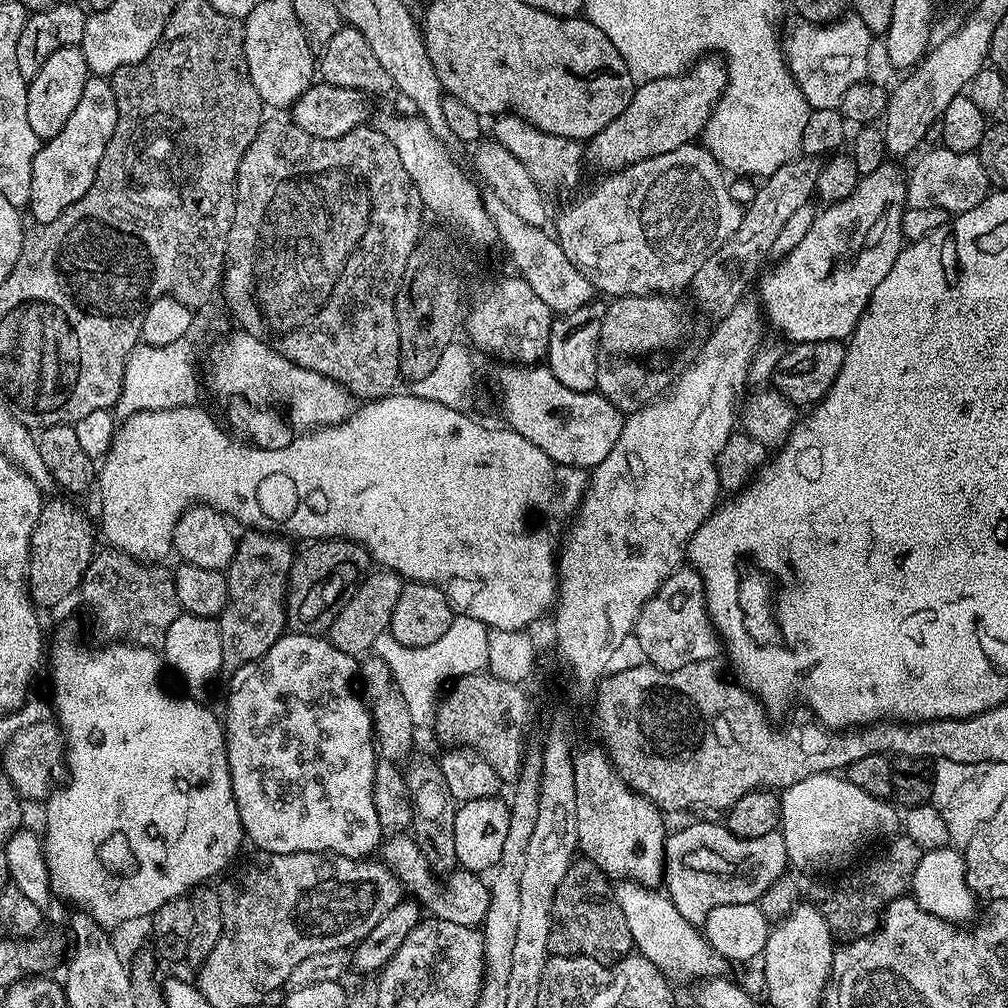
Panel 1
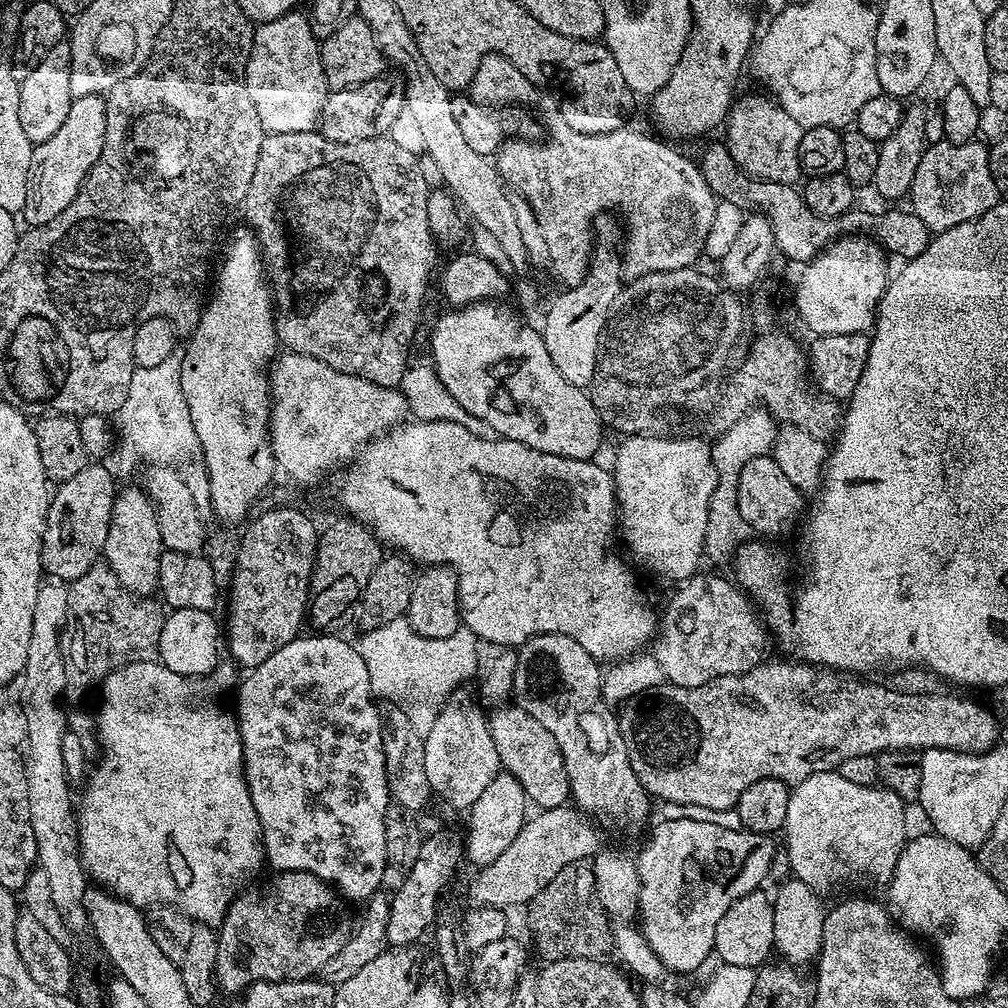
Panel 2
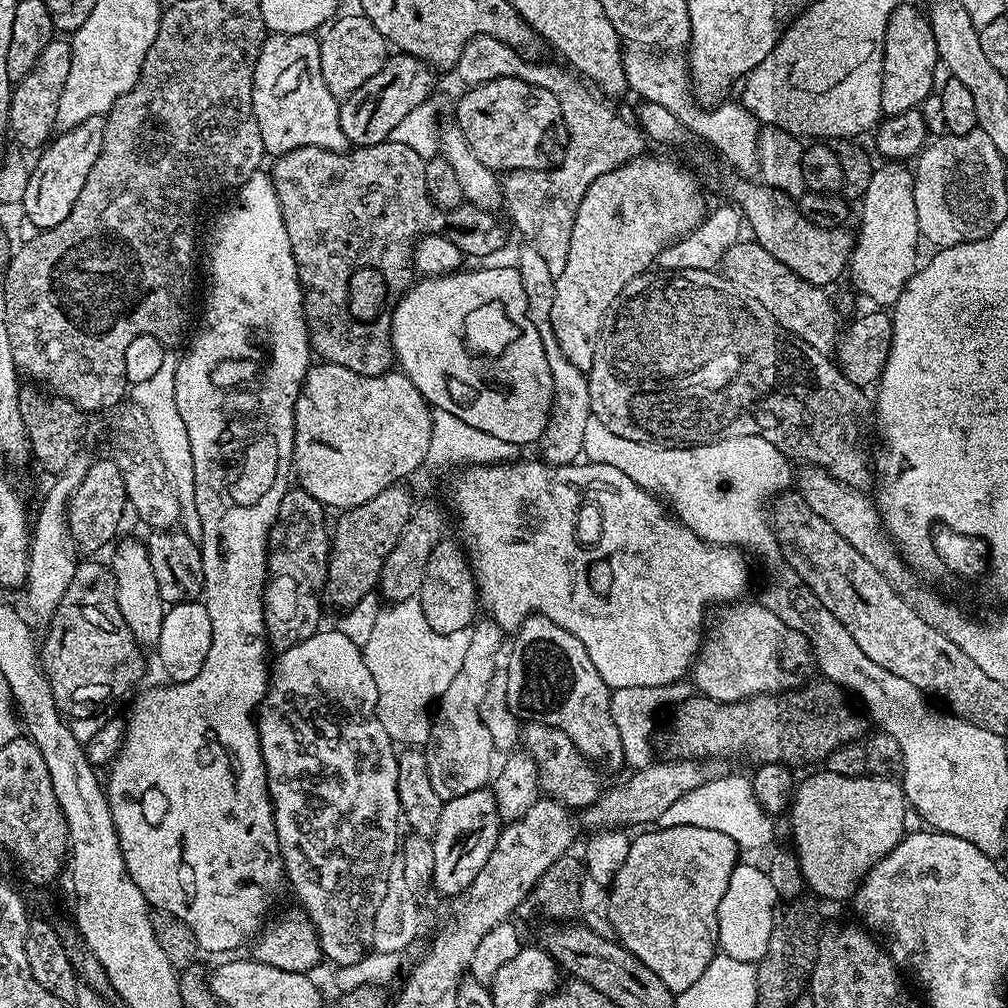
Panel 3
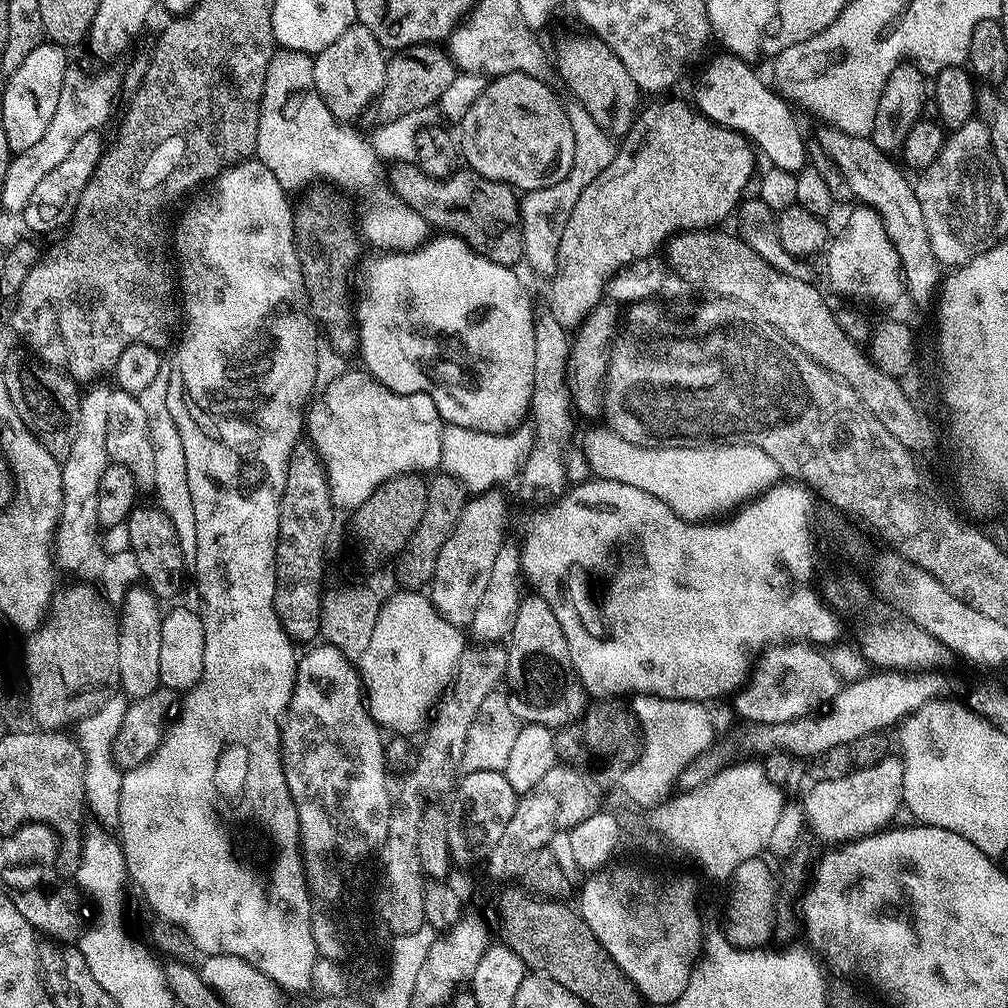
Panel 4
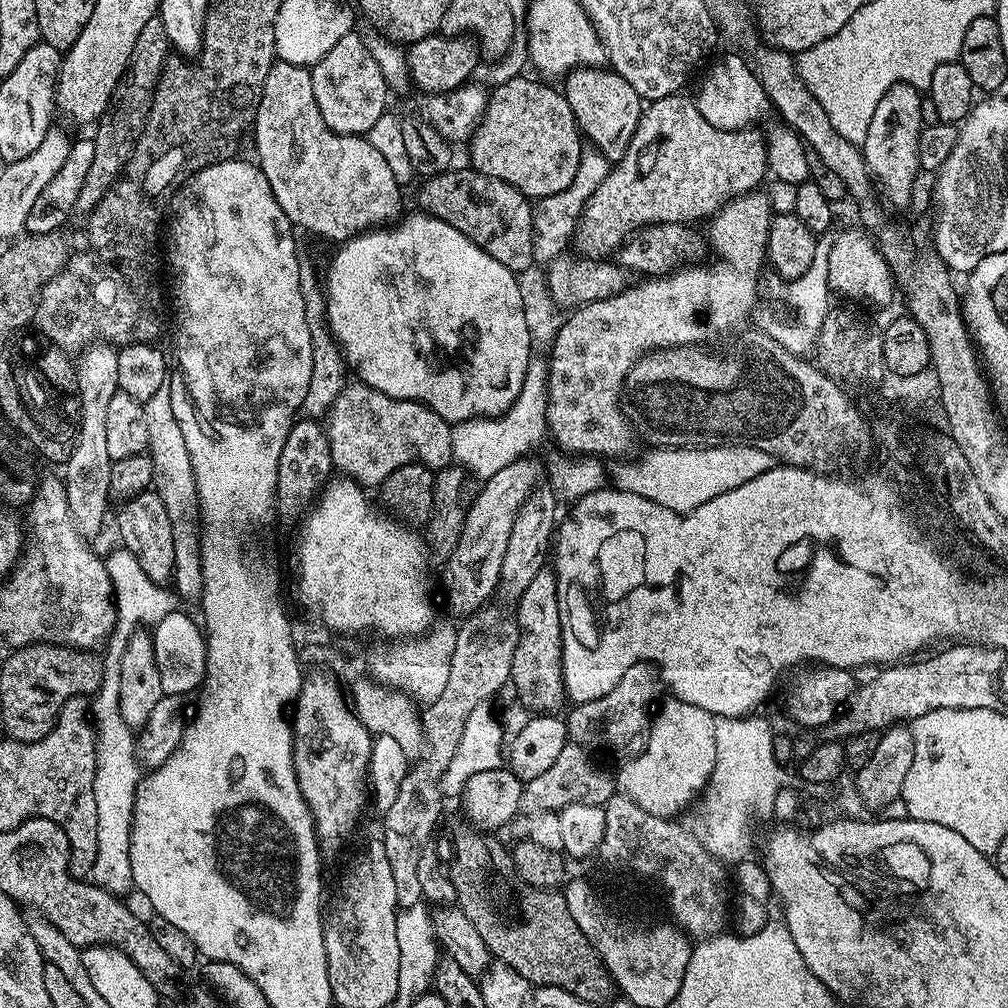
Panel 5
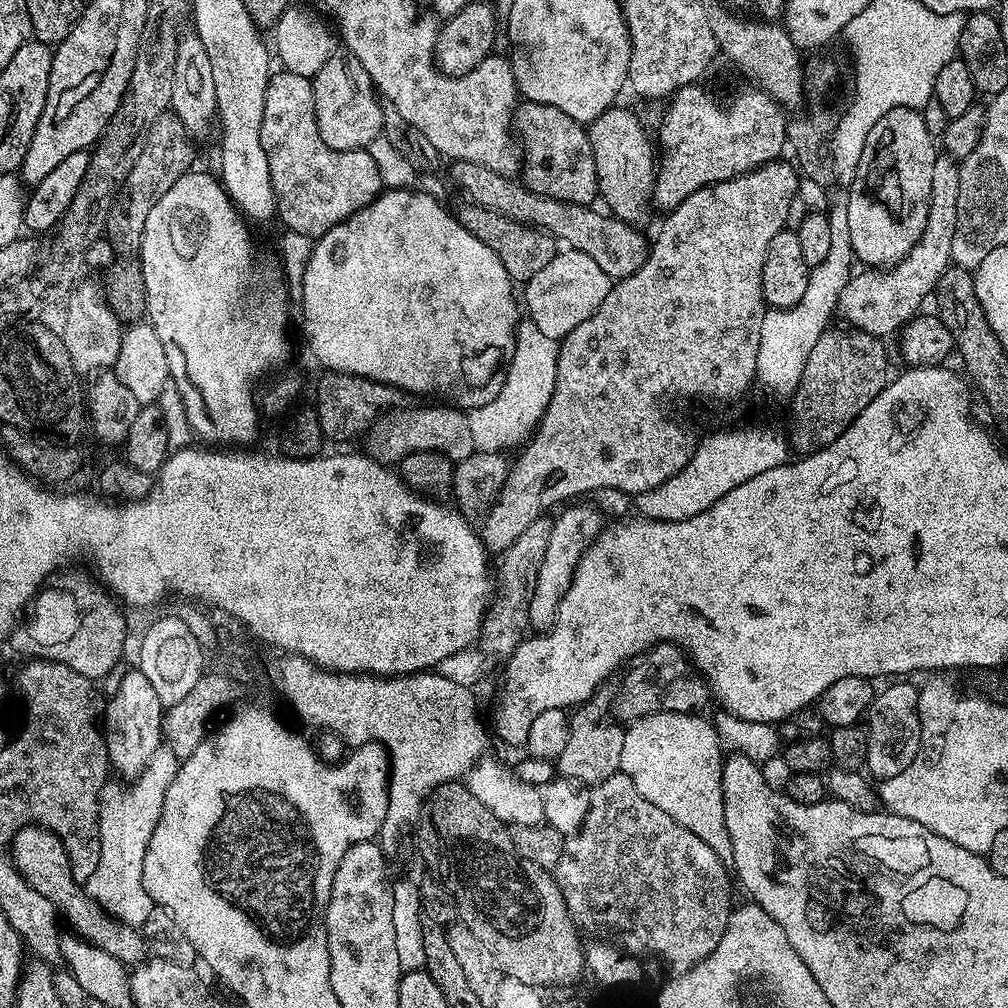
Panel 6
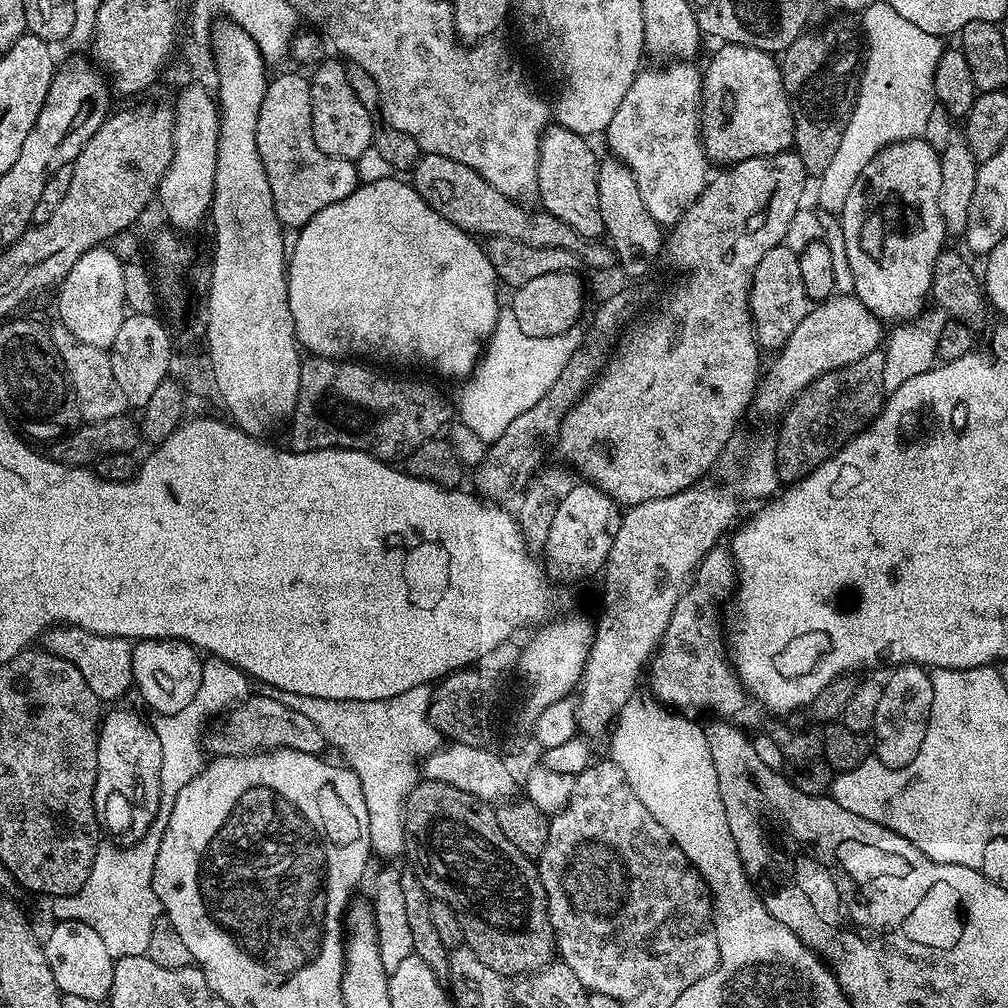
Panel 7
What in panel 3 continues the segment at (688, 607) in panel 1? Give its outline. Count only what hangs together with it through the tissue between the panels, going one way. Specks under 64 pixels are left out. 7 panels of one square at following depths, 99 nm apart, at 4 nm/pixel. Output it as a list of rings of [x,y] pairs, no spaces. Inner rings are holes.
[[[728,602],[721,607],[724,609],[717,614],[712,629],[711,624],[707,629],[690,669],[695,691],[723,703],[793,691],[809,679],[808,667],[814,664],[805,636],[759,602],[744,603]]]

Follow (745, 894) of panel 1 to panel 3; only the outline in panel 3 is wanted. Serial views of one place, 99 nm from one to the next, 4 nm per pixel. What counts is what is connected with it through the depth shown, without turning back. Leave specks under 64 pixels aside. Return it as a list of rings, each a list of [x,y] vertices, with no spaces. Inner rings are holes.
[[[656,826],[651,830],[653,832],[644,830],[640,832],[644,832],[641,836],[631,837],[626,858],[607,889],[609,918],[615,939],[626,950],[630,950],[634,958],[650,966],[650,970],[654,970],[654,974],[658,974],[658,978],[666,982],[668,989],[679,994],[694,986],[698,978],[702,978],[702,970],[706,970],[706,966],[712,963],[712,957],[717,955],[718,906],[722,902],[722,894],[726,894],[730,874],[738,863],[738,847],[733,838],[727,837],[720,830],[701,826]]]

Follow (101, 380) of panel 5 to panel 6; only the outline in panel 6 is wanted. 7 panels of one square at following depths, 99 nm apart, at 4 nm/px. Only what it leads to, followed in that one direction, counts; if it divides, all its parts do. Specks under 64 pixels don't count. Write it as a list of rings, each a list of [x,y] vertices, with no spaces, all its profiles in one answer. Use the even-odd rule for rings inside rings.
[[[84,278],[67,293],[68,309],[64,312],[62,335],[64,345],[72,359],[77,373],[95,373],[97,370],[108,370],[118,358],[118,346],[122,335],[122,321],[116,311],[108,305],[105,289],[94,281]]]

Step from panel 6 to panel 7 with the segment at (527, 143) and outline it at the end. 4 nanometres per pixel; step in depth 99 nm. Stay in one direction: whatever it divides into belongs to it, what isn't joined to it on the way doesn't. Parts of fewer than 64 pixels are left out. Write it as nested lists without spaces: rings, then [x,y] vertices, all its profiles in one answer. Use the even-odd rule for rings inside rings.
[[[549,126],[544,130],[544,136],[540,140],[540,153],[538,154],[538,182],[536,191],[538,200],[541,200],[543,211],[562,222],[566,222],[579,236],[592,242],[604,236],[604,223],[602,222],[602,210],[598,210],[598,182],[596,181],[596,169],[598,156],[592,153],[592,148],[585,137],[574,134],[570,130],[559,126]]]

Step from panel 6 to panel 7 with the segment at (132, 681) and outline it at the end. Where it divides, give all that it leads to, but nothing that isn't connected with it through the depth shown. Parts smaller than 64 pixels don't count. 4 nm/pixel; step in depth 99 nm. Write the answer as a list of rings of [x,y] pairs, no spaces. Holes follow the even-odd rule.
[[[120,708],[103,717],[98,738],[98,770],[94,786],[96,814],[103,831],[120,842],[143,838],[154,822],[160,800],[162,746],[160,734],[136,712]]]

